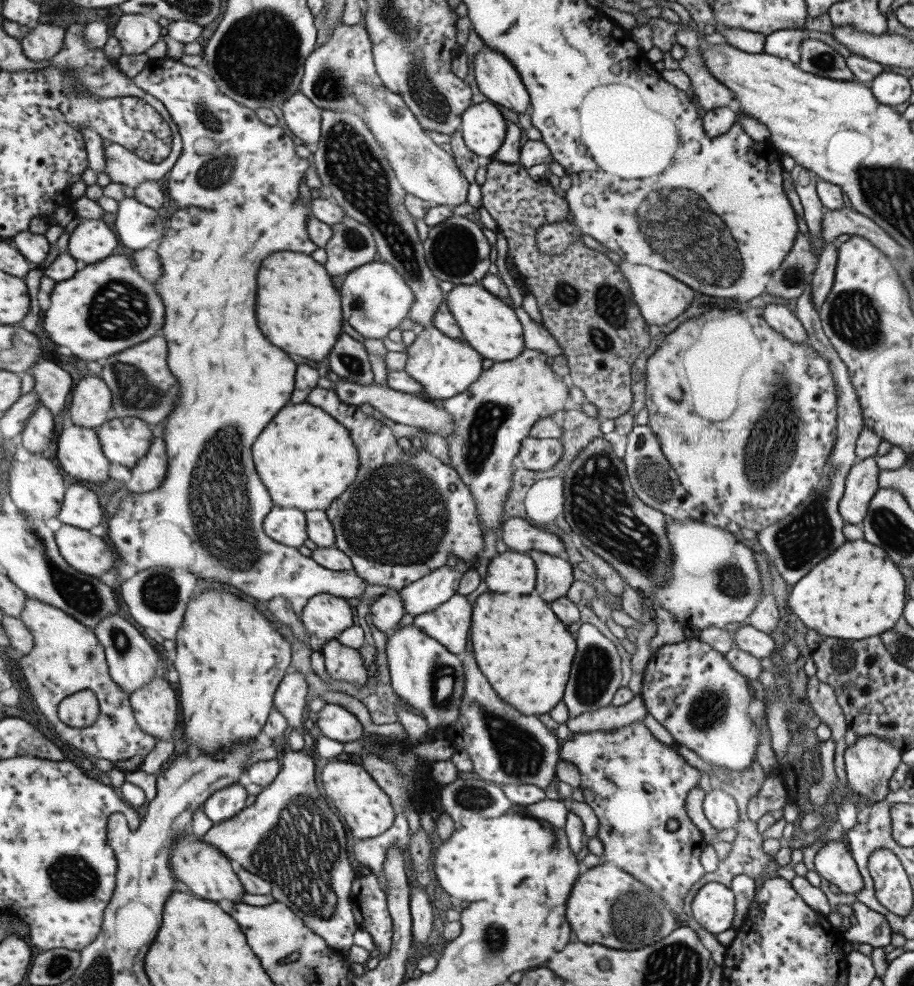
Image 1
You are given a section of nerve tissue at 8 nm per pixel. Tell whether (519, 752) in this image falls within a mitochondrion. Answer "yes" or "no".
yes

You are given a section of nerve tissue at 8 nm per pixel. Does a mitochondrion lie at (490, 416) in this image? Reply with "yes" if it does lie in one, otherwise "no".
yes

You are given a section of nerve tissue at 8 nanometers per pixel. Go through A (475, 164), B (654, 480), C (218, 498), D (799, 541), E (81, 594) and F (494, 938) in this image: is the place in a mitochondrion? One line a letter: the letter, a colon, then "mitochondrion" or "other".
A: other
B: mitochondrion
C: mitochondrion
D: mitochondrion
E: mitochondrion
F: mitochondrion

